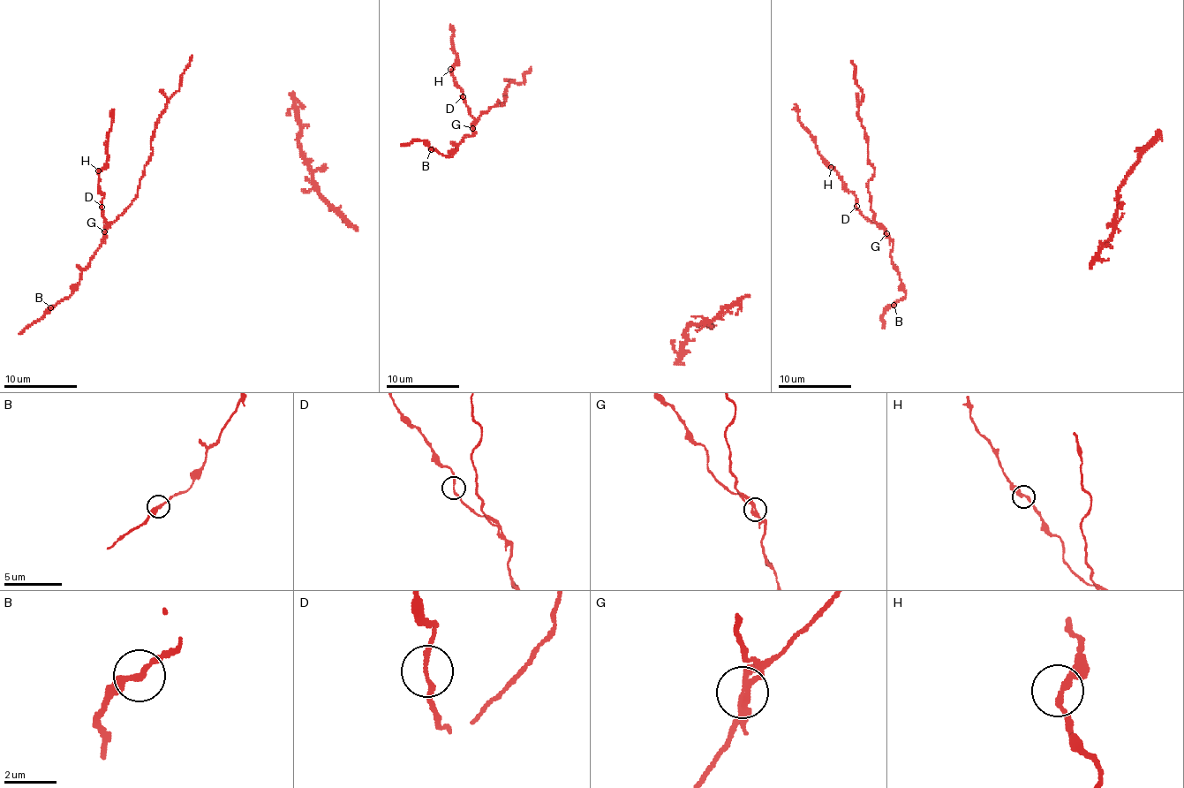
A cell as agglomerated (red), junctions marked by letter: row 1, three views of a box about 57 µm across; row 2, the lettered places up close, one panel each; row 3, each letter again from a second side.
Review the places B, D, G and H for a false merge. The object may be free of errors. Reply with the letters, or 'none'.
G

